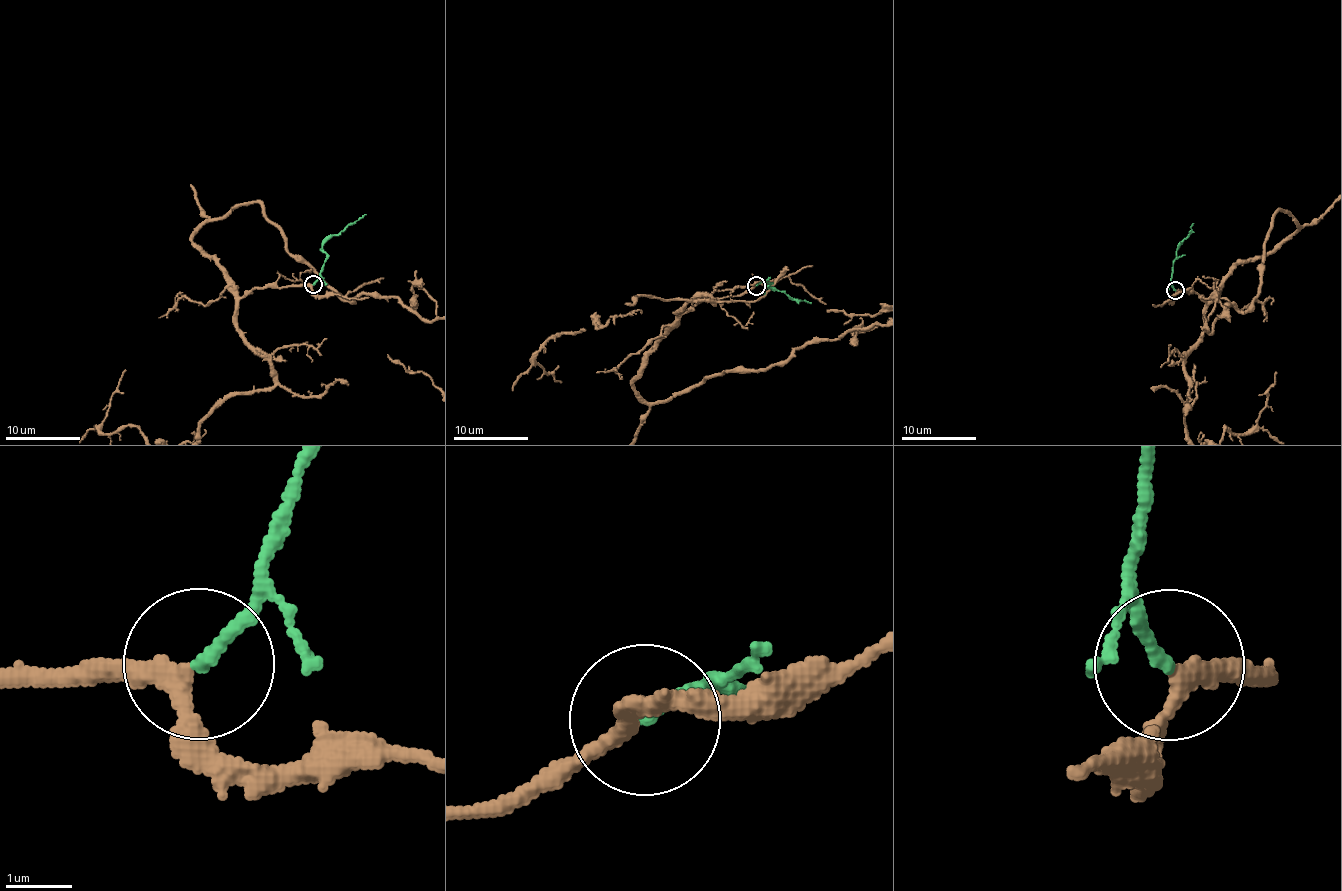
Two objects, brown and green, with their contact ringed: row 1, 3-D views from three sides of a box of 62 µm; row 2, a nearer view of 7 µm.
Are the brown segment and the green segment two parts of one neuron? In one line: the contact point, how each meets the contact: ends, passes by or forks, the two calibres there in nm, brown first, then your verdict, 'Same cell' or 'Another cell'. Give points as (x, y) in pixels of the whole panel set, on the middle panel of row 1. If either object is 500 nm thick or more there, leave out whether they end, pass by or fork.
Place: (756, 285). At the ring brown passes by. At the ring green ends. Thickness 220 nm (brown) against 190 nm. Same cell

